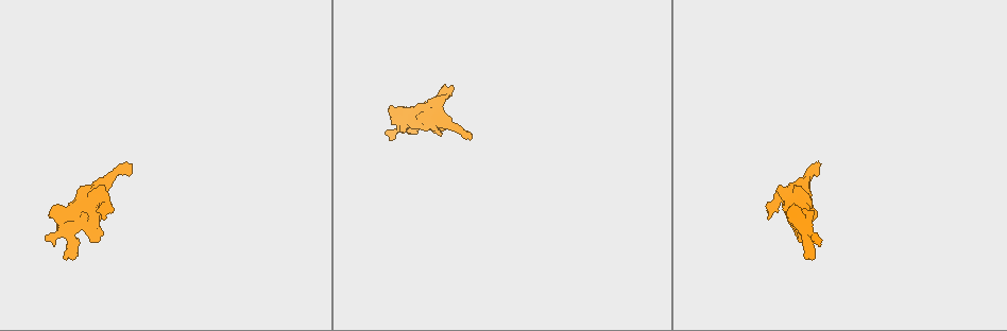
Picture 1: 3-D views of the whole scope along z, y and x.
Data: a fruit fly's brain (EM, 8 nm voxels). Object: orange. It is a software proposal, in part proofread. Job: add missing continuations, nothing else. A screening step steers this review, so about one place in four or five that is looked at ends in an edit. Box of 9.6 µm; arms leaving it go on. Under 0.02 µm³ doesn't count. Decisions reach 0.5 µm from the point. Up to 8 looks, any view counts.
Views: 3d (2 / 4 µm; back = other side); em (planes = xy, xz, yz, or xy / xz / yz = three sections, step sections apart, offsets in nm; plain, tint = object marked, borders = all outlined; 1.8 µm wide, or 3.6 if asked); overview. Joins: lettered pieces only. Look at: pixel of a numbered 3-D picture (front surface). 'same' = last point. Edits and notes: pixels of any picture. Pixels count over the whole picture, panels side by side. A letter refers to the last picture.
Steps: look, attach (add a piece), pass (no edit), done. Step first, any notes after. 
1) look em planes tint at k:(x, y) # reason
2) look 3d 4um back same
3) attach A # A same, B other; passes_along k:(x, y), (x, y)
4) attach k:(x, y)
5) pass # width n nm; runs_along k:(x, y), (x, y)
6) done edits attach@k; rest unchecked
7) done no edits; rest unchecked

look em planes borders at 1:(127, 164) # an open end

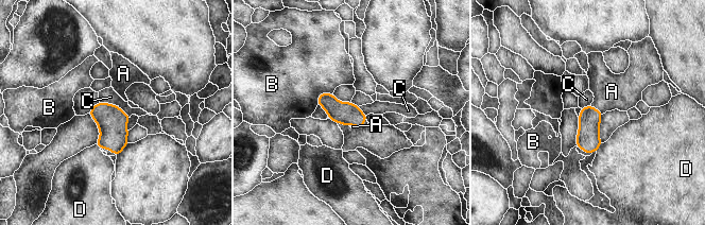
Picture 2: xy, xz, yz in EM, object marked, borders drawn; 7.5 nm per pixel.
attach A # width 170 nm; A same, B other, C other, D other; the neuron continues

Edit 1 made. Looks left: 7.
look 3d 2um at 1:(393, 139)

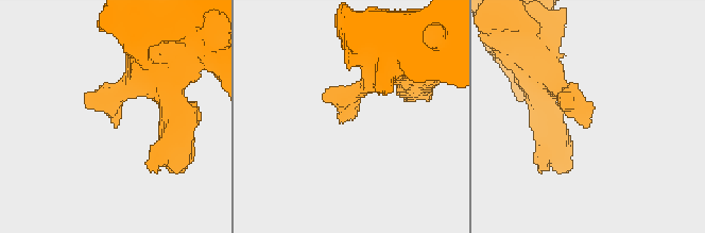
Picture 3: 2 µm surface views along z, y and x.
look em xy step 4 borders at 3:(586, 127) # shape alone is not enough

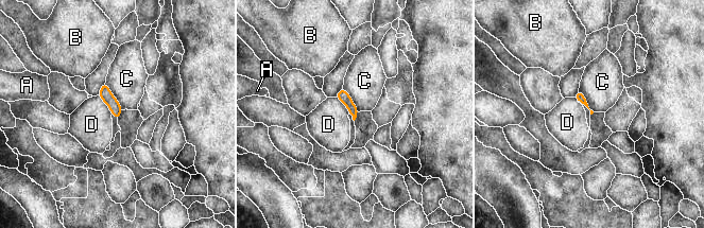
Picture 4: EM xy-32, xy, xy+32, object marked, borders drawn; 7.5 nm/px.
look em planes borders same

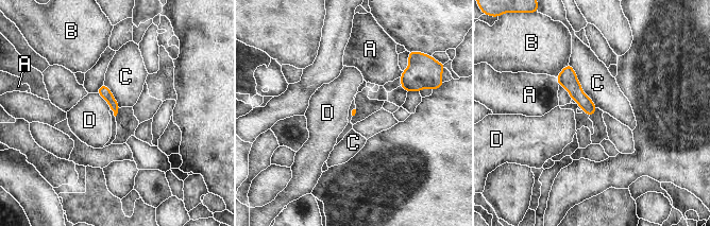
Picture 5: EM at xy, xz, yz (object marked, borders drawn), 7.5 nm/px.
pass # longest_contact C 400 nm; A other, B other, C other, D other; no lettered piece goes on from it

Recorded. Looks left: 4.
look em planes tint at 1:(768, 219) # branch stops here

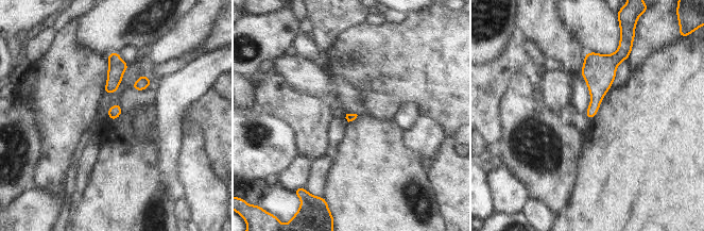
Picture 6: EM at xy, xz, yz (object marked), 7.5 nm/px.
look em planes borders same # what lies round it

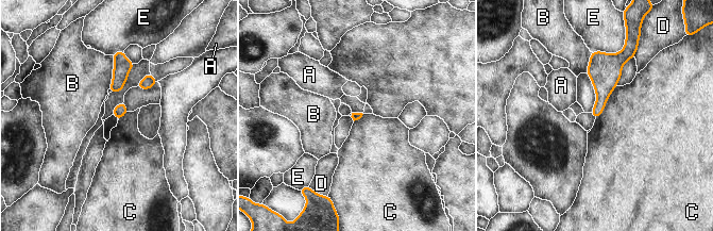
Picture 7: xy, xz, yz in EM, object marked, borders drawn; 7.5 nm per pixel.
pass # A other, B other, C other, D other, E other; border 7:(617, 86), (595, 119); no lettered piece goes on from it

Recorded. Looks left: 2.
done edits attach@2; rest unchecked

